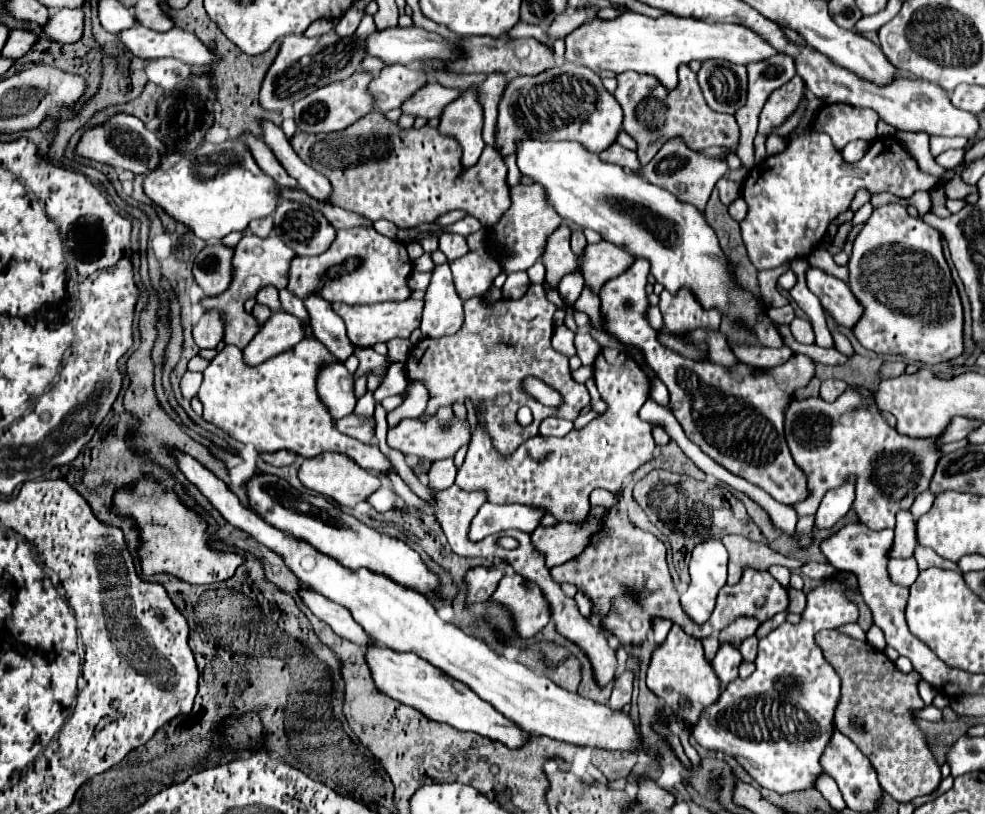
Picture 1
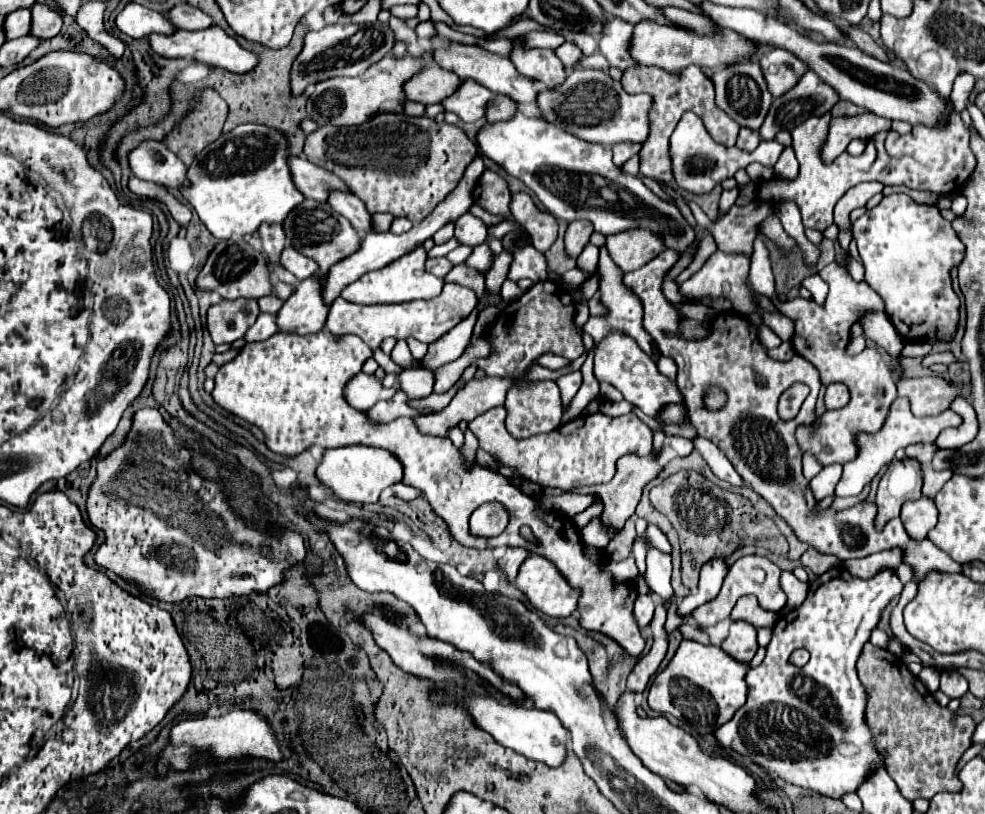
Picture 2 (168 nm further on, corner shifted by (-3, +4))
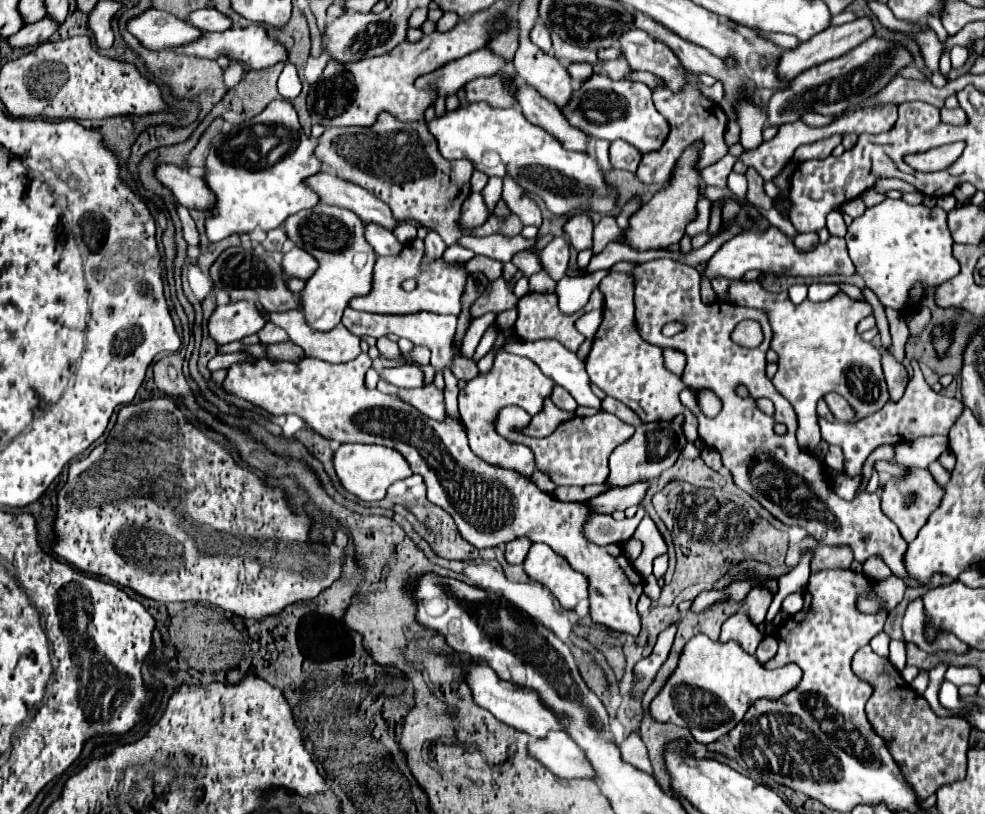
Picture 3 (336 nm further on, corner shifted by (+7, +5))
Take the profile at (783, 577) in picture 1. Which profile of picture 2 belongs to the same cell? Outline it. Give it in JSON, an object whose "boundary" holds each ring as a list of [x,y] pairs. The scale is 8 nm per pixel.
{"boundary":[[[790,571],[782,573],[782,589],[788,595],[786,607],[790,607],[790,609],[800,607],[804,603],[806,595],[808,595],[808,585],[802,583],[802,581],[798,581]]]}

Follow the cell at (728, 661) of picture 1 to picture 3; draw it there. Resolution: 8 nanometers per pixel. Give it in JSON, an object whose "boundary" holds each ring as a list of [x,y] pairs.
{"boundary":[[[736,612],[732,614],[724,624],[722,624],[722,634],[720,634],[720,642],[738,642],[744,652],[754,654],[758,642],[764,636],[758,632],[758,628],[748,620],[748,616],[744,612]]]}

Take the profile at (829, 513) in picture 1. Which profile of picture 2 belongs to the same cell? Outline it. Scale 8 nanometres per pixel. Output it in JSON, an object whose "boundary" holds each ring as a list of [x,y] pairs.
{"boundary":[[[898,397],[888,413],[888,419],[884,421],[882,429],[876,433],[858,433],[856,437],[856,445],[858,445],[858,455],[854,461],[844,465],[844,475],[840,479],[840,483],[836,485],[836,497],[842,495],[860,495],[862,489],[874,479],[874,475],[888,463],[894,459],[894,453],[898,449],[904,449],[912,443],[934,443],[936,437],[948,429],[948,427],[958,427],[962,423],[962,417],[950,409],[942,411],[940,415],[934,417],[914,417],[910,411],[910,401],[906,397]]]}

